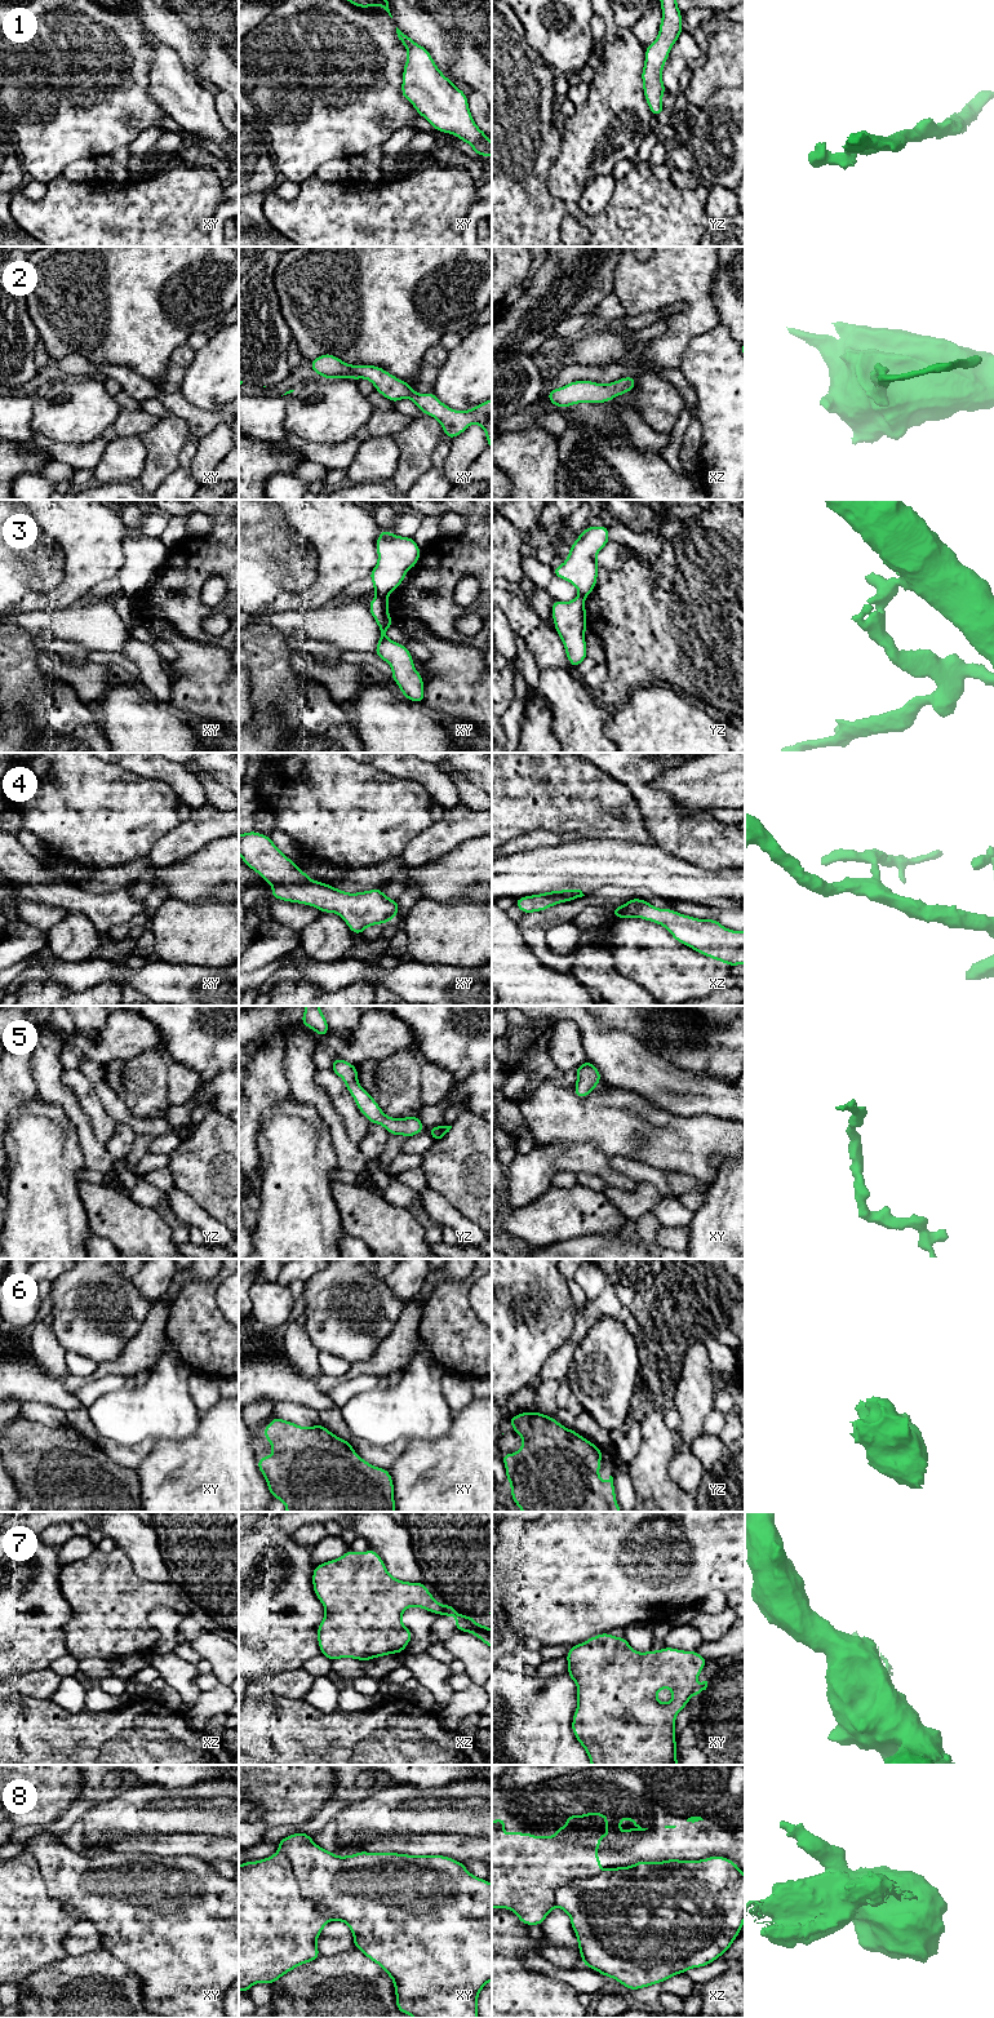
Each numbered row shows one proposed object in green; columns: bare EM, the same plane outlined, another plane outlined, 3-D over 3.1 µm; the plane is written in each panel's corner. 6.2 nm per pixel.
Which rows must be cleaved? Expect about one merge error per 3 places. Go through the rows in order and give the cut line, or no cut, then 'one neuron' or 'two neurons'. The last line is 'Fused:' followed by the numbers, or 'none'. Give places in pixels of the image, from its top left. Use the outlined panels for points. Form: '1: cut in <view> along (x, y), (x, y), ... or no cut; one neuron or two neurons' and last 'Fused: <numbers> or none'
1: no cut; one neuron
2: no cut; one neuron
3: cut in xy along (377, 594), (386, 595); two neurons
4: no cut; one neuron
5: no cut; one neuron
6: no cut; one neuron
7: cut in xy along (695, 1685), (691, 1694); two neurons
8: cut in xy along (279, 1849), (292, 1865), (298, 1890), (310, 1898), (328, 1920); two neurons
Fused: 3, 7, 8

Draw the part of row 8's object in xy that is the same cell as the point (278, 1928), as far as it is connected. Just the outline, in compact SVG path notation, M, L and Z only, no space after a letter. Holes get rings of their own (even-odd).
M283 1853L239 1866L239 1991L248 1992L256 1983L274 1984L294 1968L316 1960L320 1953L316 1941L328 1920L319 1912L314 1901L299 1891L293 1864Z

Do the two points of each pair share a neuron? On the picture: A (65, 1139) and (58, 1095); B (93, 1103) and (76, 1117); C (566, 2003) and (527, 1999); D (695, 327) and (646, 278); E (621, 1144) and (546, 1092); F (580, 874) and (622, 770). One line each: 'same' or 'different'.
A: different
B: different
C: same
D: same
E: same
F: different

